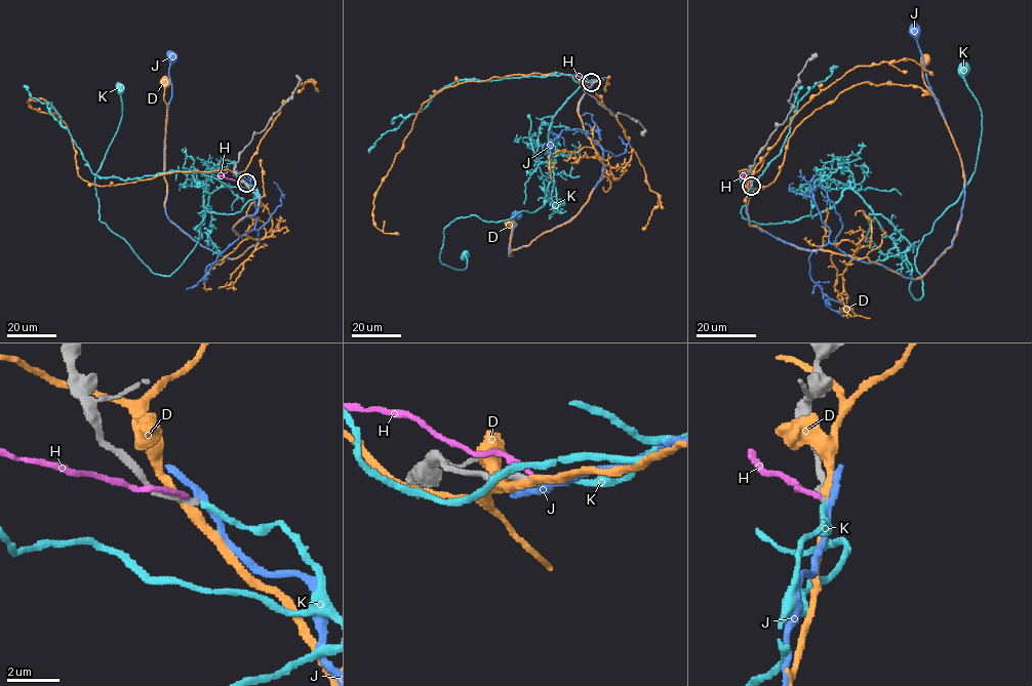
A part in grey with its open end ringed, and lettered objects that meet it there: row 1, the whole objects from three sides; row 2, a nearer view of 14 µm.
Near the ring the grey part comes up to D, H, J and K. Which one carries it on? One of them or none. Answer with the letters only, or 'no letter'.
K

